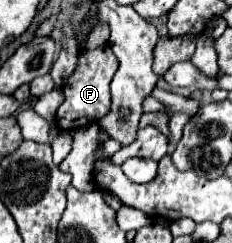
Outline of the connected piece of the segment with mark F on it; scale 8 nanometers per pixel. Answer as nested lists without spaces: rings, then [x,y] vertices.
[[[102,45],[92,51],[80,51],[76,69],[62,87],[66,99],[56,113],[58,129],[74,131],[78,127],[96,123],[98,117],[106,115],[106,109],[110,109],[110,81],[116,69],[118,69],[118,59],[114,57],[114,51],[110,49],[110,45]]]

